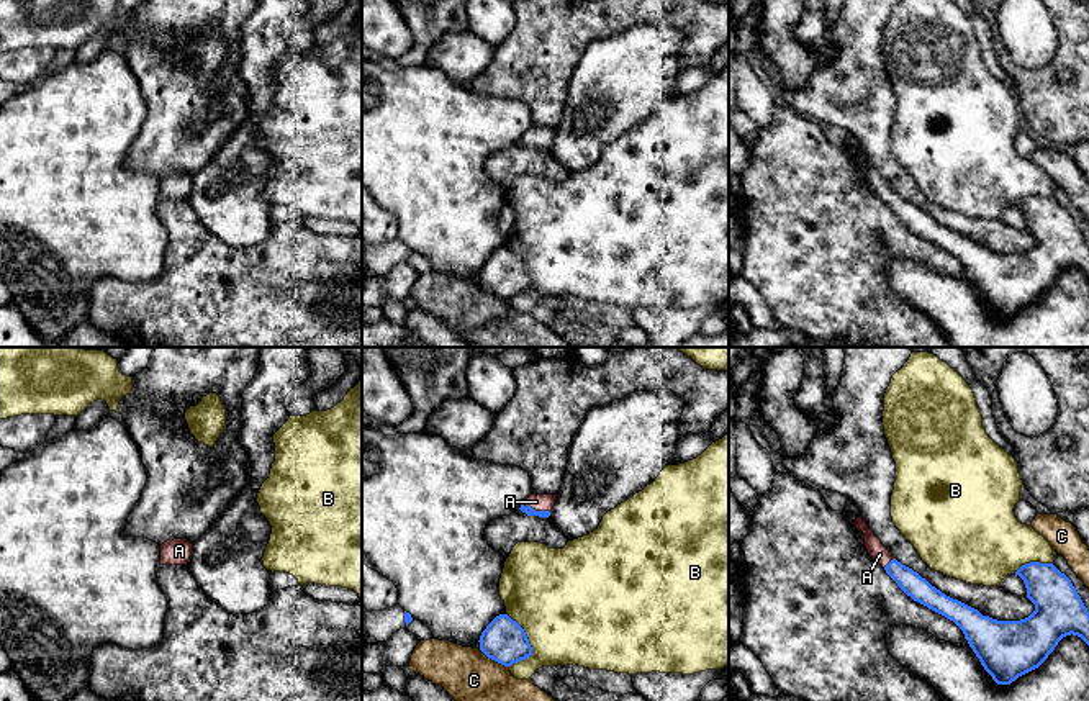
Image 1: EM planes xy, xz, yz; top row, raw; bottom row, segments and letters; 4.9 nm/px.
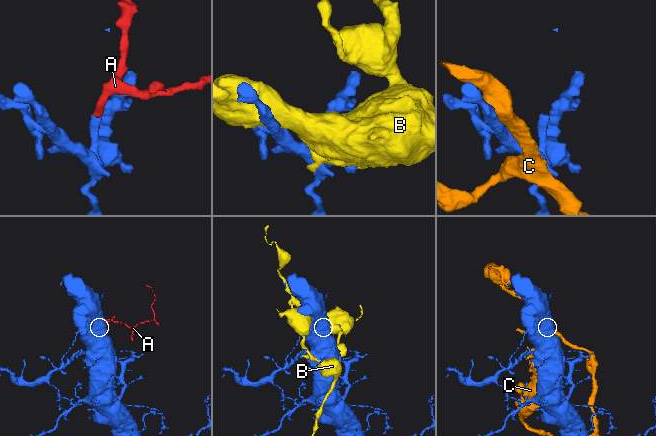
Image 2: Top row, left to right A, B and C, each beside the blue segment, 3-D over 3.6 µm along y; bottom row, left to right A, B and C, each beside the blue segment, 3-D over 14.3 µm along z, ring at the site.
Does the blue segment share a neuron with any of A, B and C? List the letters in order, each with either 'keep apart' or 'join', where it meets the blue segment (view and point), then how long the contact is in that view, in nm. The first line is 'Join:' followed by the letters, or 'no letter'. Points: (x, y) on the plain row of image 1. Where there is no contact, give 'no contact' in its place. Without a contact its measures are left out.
Join: A
A: join; meets blue in xz at (534, 143); contact 140 nm long
B: keep apart; meets blue in xz at (529, 277); contact 280 nm long
C: keep apart; meets blue in xz at (493, 292); contact 180 nm long

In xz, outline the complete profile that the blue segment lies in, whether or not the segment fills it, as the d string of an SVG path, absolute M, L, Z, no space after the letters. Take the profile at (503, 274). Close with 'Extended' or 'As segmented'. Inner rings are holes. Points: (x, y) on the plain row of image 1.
M508 247L496 249L480 269L480 283L491 293L511 300L532 288L524 262Z. As segmented

